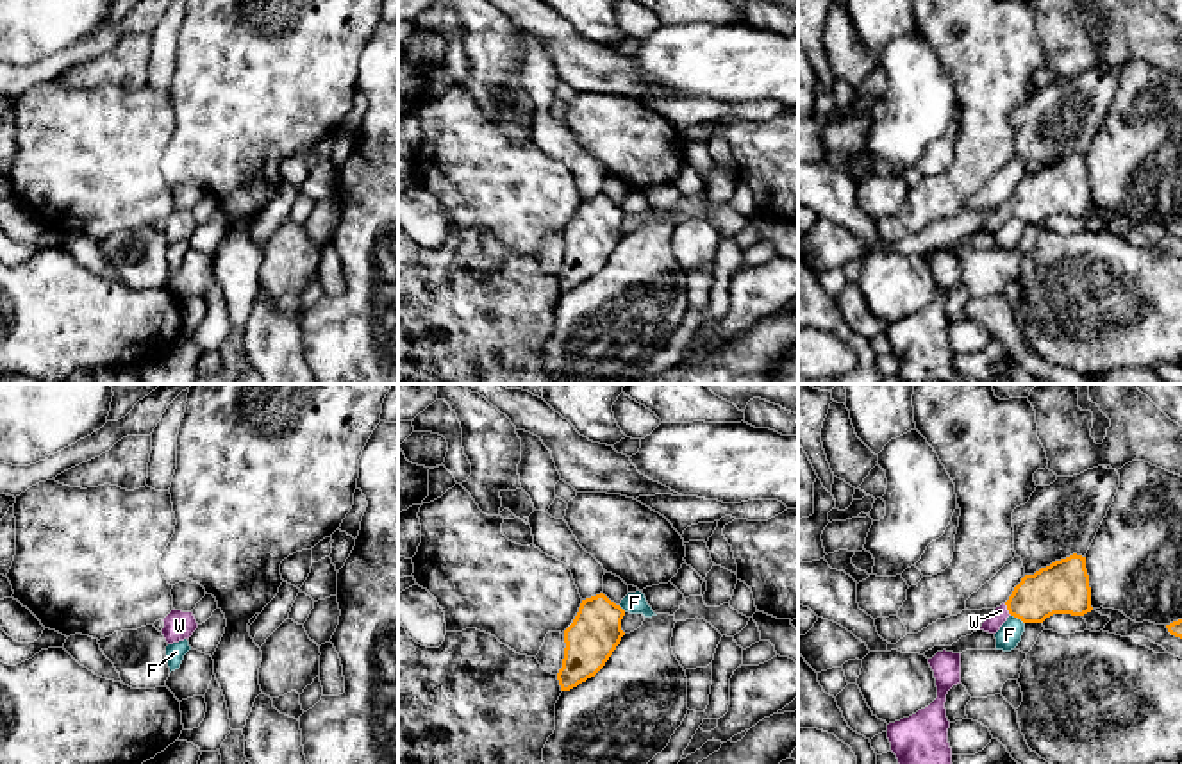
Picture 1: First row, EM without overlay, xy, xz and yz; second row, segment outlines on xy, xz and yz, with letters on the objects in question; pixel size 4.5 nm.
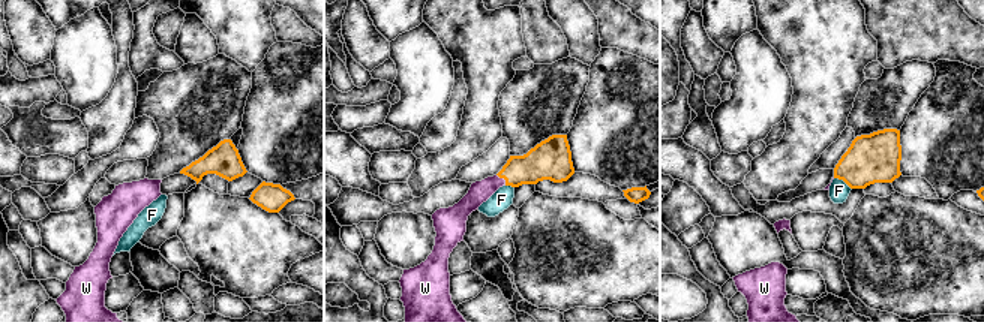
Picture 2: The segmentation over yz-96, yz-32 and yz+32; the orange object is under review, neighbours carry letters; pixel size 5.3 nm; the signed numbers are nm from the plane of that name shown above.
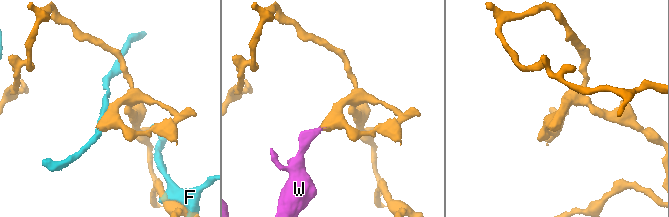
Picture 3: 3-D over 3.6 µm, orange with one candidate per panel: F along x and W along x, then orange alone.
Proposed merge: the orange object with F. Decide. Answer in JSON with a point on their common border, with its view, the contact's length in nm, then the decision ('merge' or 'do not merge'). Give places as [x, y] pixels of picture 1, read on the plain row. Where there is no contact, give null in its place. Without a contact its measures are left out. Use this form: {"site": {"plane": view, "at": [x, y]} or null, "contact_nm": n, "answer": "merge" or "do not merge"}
{"site": {"plane": "yz", "at": [1018, 218]}, "contact_nm": 80, "answer": "do not merge"}

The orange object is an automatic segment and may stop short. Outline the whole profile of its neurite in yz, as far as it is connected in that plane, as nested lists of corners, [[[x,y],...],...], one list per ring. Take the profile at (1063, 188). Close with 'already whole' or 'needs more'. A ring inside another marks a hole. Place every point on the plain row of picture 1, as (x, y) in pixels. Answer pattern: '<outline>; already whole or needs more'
[[[1073,154],[1025,175],[1009,200],[986,218],[980,230],[996,234],[1009,216],[1023,223],[1043,223],[1053,214],[1084,216],[1091,211],[1086,157]]]; needs more

